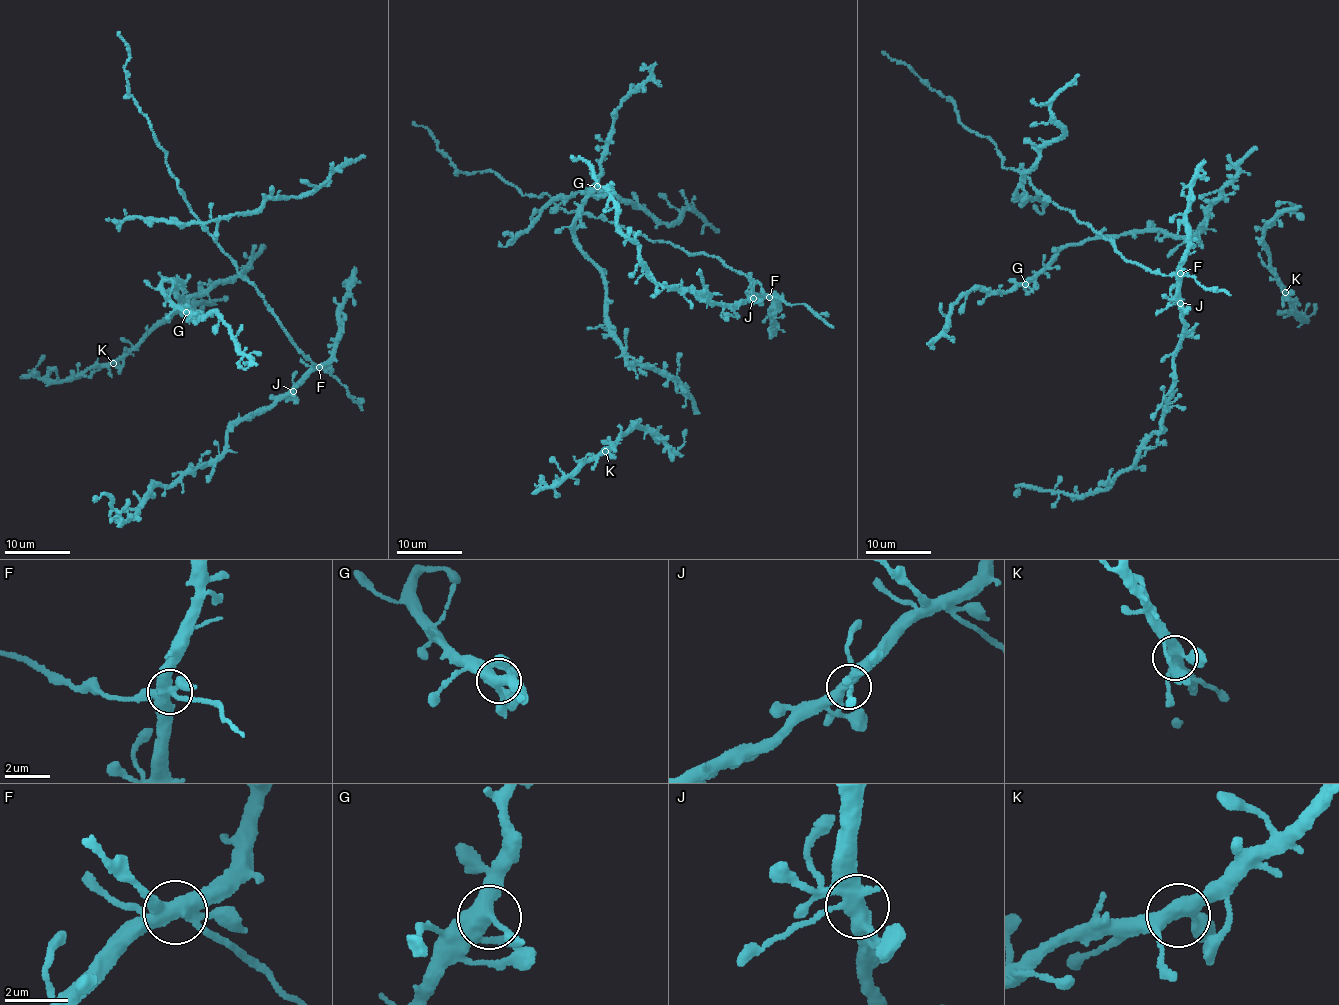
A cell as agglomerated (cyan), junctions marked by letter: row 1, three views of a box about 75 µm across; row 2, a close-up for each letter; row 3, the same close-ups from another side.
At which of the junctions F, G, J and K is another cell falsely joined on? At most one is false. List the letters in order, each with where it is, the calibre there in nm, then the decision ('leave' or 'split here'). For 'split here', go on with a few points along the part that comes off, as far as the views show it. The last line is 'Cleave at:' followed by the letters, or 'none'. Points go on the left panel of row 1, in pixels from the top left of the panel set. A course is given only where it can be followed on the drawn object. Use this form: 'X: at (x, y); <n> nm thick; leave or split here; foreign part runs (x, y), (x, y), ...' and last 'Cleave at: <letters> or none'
F: at (319, 367); 440 nm thick; leave
G: at (186, 312); 400 nm thick; leave
J: at (293, 391); 400 nm thick; leave
K: at (113, 363); 400 nm thick; leave
Cleave at: none

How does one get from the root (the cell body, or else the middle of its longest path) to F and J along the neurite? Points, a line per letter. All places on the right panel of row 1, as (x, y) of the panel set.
F: (1074, 214), (1075, 218), (1088, 223), (1107, 238), (1129, 260), (1166, 276), (1180, 273)
J: (1074, 214), (1129, 260), (1175, 275), (1180, 303)

